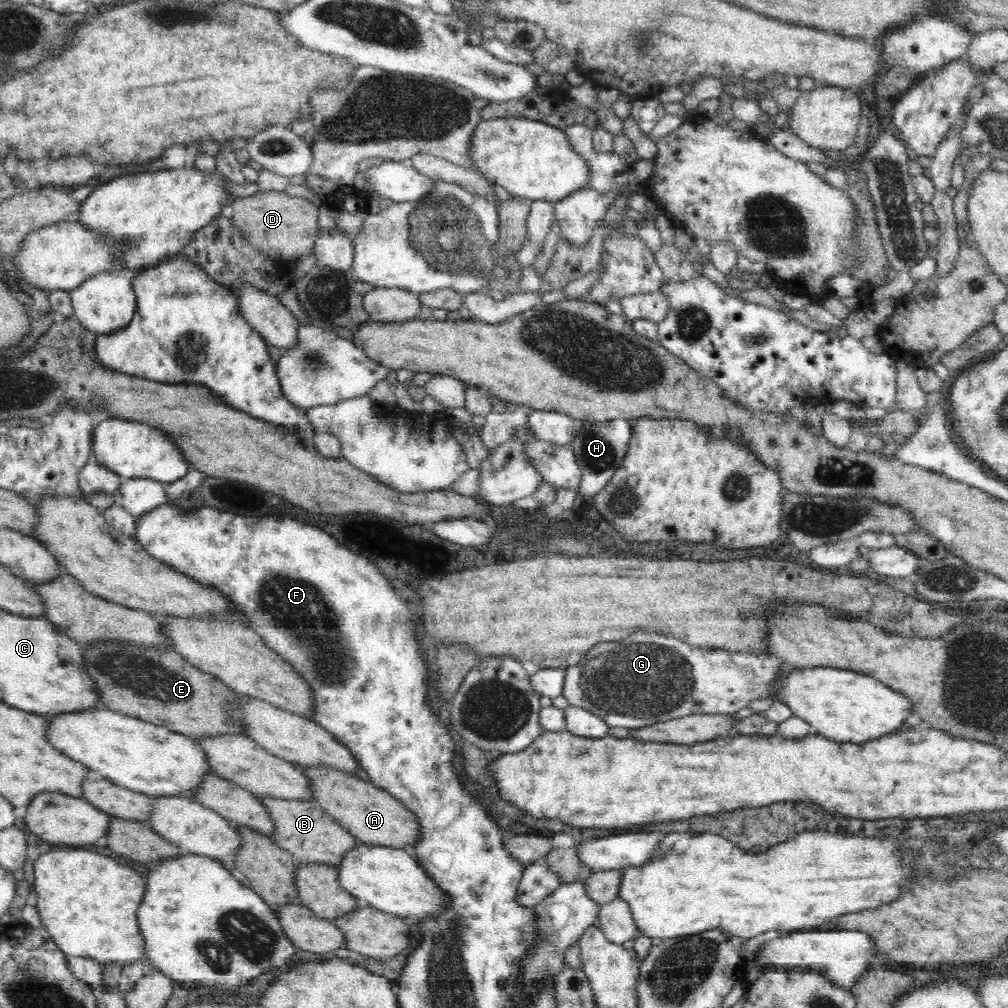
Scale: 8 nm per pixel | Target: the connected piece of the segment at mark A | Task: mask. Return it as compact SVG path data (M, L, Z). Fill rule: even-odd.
M314 766L305 770L314 803L359 842L411 850L419 841L421 828L418 819L388 791L373 786L367 778L347 774L330 766Z

